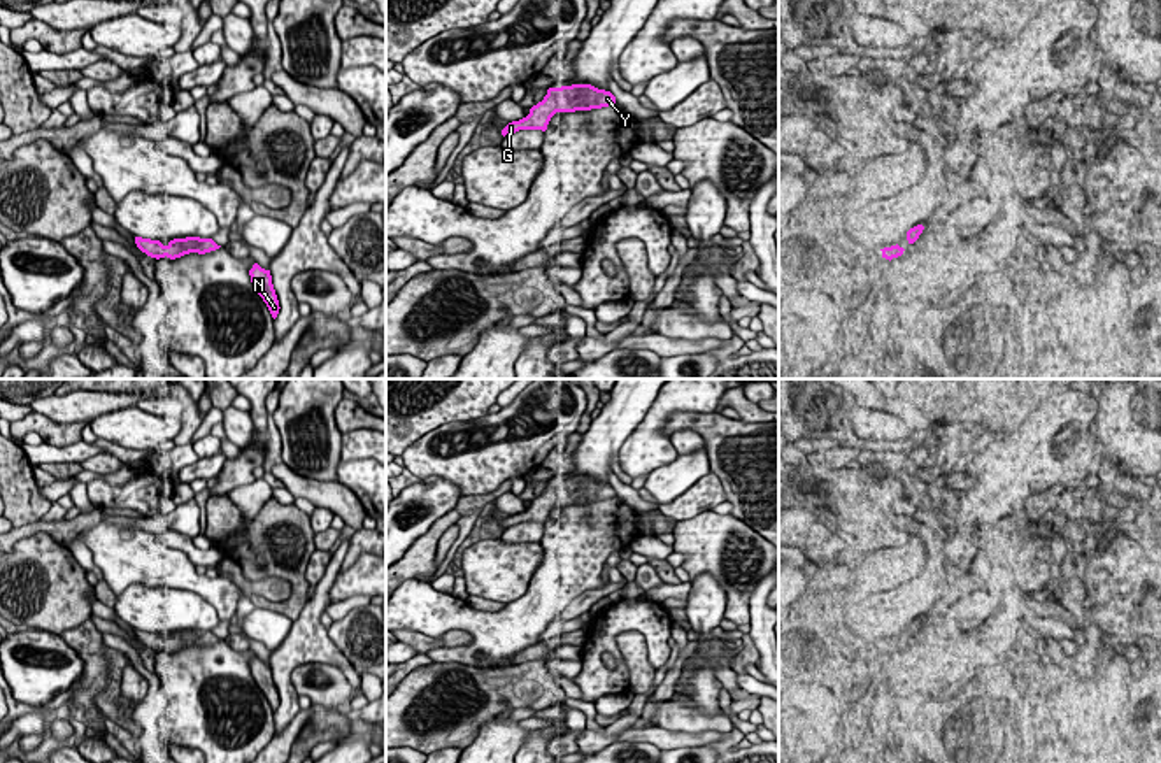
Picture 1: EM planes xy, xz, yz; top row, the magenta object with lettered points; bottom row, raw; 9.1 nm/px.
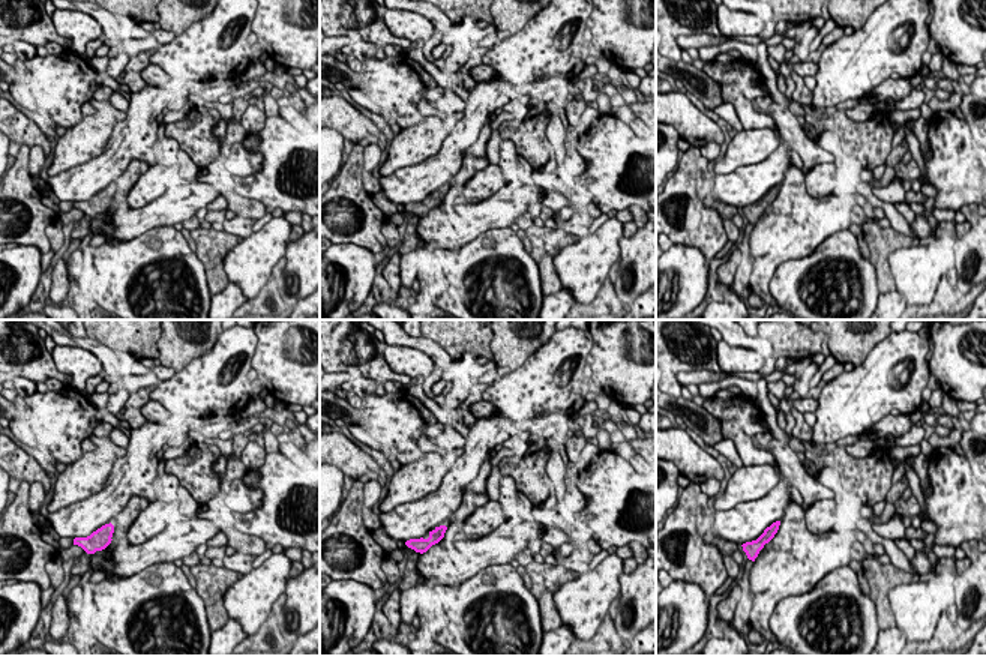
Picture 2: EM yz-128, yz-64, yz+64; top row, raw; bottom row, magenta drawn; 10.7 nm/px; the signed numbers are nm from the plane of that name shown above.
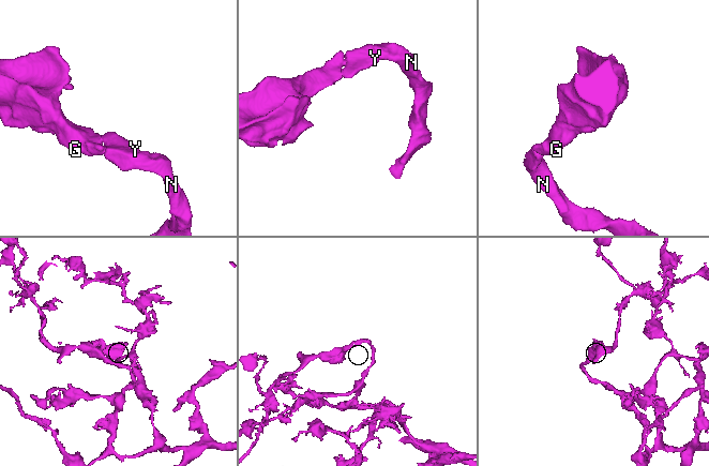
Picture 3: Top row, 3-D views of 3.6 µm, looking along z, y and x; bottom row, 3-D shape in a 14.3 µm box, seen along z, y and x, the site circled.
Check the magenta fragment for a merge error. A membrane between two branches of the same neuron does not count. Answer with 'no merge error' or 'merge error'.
no merge error

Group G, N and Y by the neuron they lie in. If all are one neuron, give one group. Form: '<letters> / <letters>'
G N Y

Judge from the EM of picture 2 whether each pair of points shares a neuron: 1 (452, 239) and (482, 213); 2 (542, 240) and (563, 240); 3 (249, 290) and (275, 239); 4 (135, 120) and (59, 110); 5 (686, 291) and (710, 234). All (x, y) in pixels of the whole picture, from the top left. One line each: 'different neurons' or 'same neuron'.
1: same neuron
2: same neuron
3: same neuron
4: different neurons
5: different neurons

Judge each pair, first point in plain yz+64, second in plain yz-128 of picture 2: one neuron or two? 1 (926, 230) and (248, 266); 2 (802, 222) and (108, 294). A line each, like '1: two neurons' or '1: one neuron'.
1: two neurons
2: two neurons

